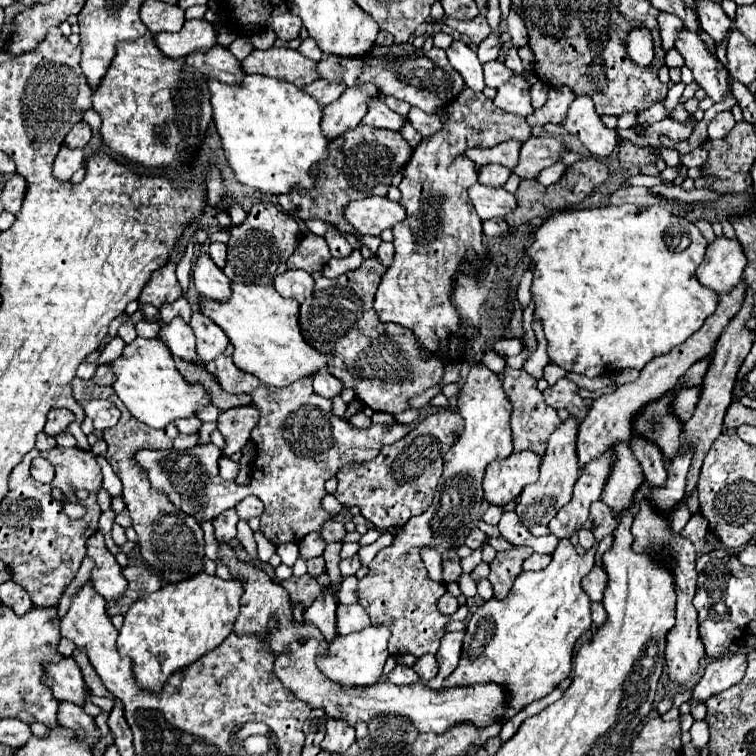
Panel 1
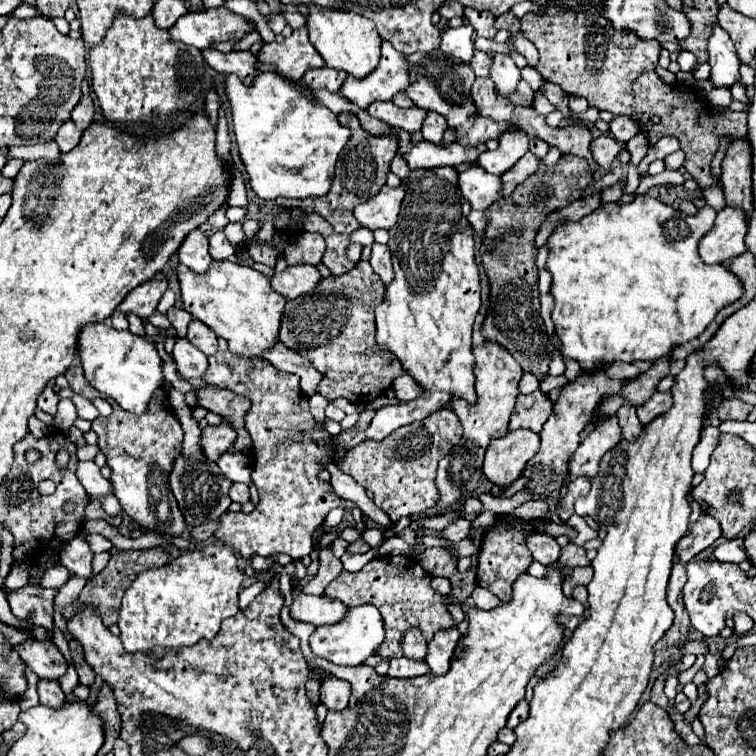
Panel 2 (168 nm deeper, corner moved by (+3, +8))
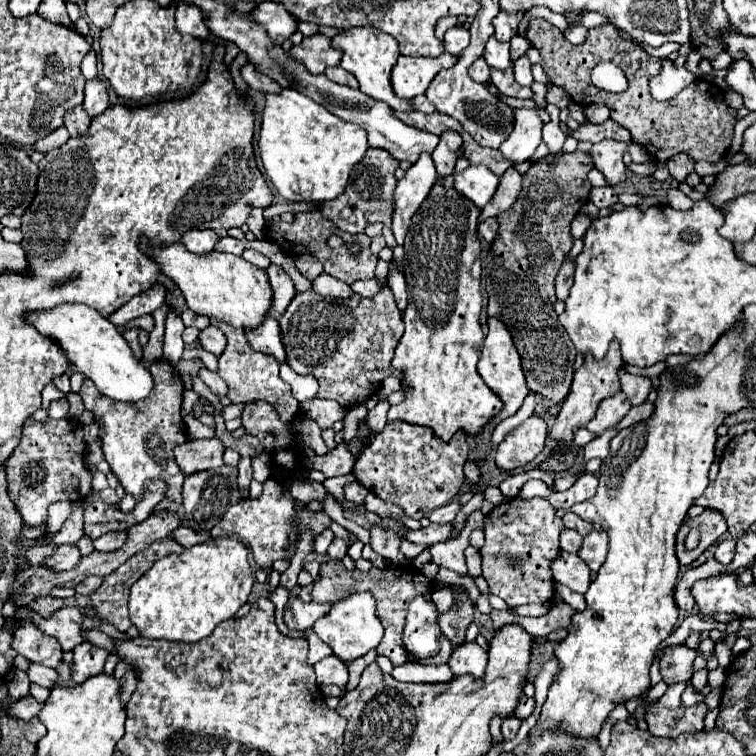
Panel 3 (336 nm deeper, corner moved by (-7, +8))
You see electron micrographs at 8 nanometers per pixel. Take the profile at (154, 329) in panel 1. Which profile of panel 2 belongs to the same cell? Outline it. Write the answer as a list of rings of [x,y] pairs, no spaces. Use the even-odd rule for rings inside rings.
[[[156,273],[152,281],[146,281],[144,285],[132,289],[126,299],[118,305],[118,311],[122,313],[134,313],[138,315],[145,326],[148,323],[148,317],[156,313],[156,305],[160,303],[160,297],[168,289],[168,279],[164,273]]]

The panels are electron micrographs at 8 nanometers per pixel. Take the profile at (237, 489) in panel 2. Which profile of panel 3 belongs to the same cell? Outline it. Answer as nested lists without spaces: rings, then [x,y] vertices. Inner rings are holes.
[[[242,457],[238,463],[238,485],[248,487],[252,481],[252,457]]]

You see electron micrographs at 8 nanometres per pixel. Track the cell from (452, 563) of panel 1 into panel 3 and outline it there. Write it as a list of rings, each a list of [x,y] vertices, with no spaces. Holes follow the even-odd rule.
[[[464,599],[460,603],[454,603],[452,609],[444,615],[440,615],[438,625],[442,629],[442,635],[452,643],[452,647],[462,645],[464,637],[466,637],[466,629],[472,623],[472,615],[474,615],[474,603]]]

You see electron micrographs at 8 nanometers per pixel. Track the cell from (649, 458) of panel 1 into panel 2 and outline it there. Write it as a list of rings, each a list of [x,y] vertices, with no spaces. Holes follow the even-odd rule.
[[[622,405],[620,411],[616,413],[618,417],[618,423],[620,423],[620,429],[622,429],[622,439],[626,441],[636,441],[636,437],[642,433],[644,425],[638,421],[638,415],[636,415],[636,407],[632,405]]]

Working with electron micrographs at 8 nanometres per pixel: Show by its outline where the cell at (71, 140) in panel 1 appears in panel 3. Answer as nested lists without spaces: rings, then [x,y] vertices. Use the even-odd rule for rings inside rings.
[[[88,79],[86,81],[86,89],[84,89],[84,103],[82,103],[82,107],[86,109],[86,113],[90,117],[96,117],[102,111],[106,111],[108,105],[110,103],[108,103],[106,85],[100,79]]]

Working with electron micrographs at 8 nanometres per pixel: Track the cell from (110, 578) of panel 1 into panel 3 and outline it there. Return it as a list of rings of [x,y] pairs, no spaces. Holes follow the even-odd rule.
[[[58,545],[58,549],[46,557],[46,561],[42,561],[44,567],[52,569],[52,571],[66,571],[66,569],[74,569],[80,563],[80,551],[76,545]]]

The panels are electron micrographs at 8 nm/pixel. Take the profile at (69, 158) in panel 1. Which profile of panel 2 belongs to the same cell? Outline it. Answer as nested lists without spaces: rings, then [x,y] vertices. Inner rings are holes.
[[[66,121],[66,123],[58,129],[54,141],[58,143],[58,147],[60,147],[62,153],[70,153],[70,149],[80,143],[80,137],[82,137],[82,131],[76,129],[76,125],[74,125],[72,121]]]

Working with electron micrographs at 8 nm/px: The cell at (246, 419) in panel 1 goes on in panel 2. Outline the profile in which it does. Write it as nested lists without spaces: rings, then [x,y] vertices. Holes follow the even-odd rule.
[[[222,419],[220,425],[216,425],[216,427],[208,425],[202,431],[202,451],[206,453],[208,459],[218,461],[218,457],[222,453],[226,453],[228,447],[234,445],[236,437],[238,437],[236,429],[232,429],[232,425],[228,425],[228,421]]]

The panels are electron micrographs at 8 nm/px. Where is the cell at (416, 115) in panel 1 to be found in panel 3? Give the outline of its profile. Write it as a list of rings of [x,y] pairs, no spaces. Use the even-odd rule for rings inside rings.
[[[454,131],[442,133],[440,143],[432,153],[436,171],[440,177],[450,177],[454,173],[456,159],[460,157],[460,147],[462,147],[462,137],[458,133],[454,133]]]

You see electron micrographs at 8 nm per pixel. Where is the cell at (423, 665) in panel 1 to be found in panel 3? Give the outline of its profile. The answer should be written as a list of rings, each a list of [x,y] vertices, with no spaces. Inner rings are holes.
[[[414,597],[408,605],[406,627],[404,627],[404,647],[414,659],[434,657],[440,651],[440,629],[438,611],[430,597]]]

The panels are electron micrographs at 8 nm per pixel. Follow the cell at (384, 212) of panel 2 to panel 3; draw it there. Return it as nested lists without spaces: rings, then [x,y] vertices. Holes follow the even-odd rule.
[[[422,153],[420,159],[406,171],[404,179],[398,181],[394,193],[394,217],[392,217],[392,231],[398,245],[404,243],[412,215],[418,211],[422,201],[426,201],[436,181],[438,173],[428,153]]]

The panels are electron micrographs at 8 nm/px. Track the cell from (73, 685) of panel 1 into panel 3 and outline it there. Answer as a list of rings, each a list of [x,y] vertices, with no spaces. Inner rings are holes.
[[[18,619],[18,627],[14,629],[12,647],[24,655],[28,661],[42,663],[46,667],[58,667],[62,661],[62,649],[54,637],[42,633],[34,621]]]

